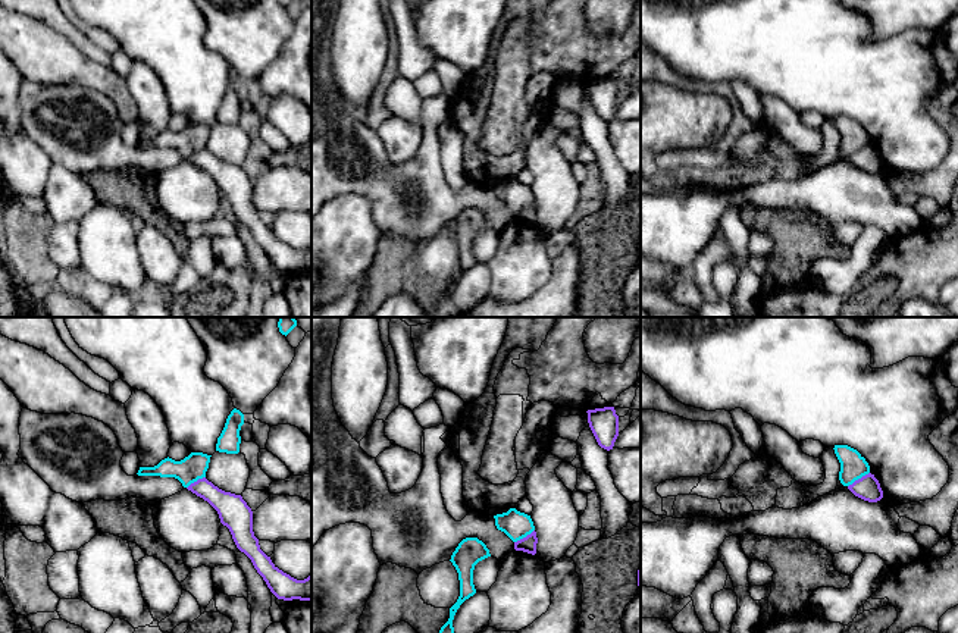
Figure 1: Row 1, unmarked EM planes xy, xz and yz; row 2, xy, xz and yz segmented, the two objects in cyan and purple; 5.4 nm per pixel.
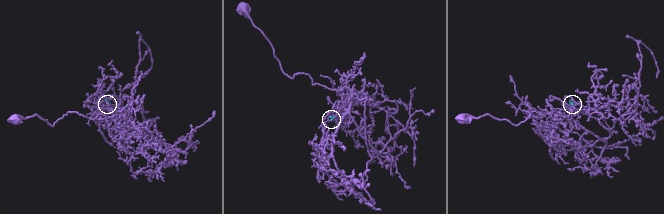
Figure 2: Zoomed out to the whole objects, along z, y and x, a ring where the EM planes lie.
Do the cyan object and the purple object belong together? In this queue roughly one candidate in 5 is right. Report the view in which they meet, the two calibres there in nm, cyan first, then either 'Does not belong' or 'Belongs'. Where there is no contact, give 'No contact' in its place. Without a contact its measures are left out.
Touches cyan in yz. Thickness 140 nm (cyan) against 140 nm. Does not belong

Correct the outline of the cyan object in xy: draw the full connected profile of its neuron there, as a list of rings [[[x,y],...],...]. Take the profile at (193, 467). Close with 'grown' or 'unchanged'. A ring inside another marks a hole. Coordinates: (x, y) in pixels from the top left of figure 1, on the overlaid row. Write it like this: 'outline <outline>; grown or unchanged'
outline [[[191,452],[181,461],[172,458],[162,460],[154,467],[140,467],[138,476],[160,476],[160,477],[175,477],[184,488],[188,488],[191,483],[198,479],[206,477],[209,469],[210,457],[203,452]]]; unchanged

